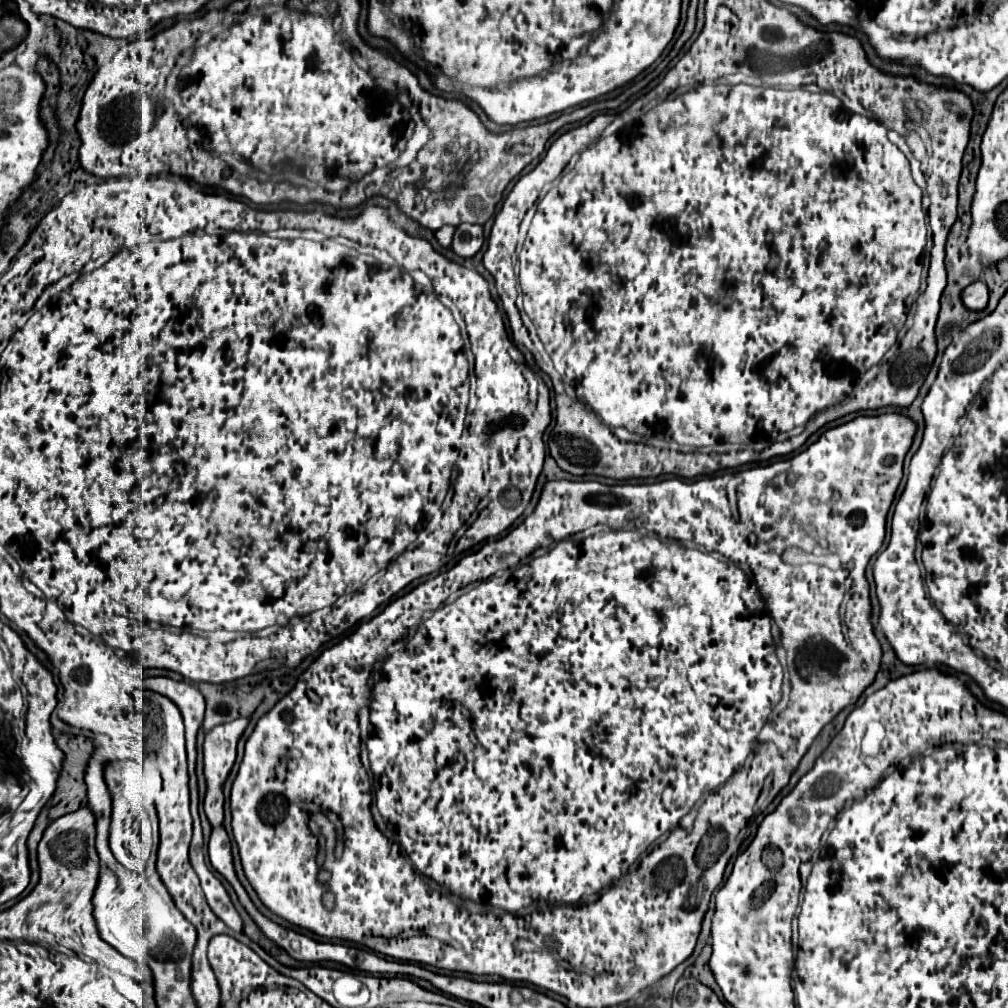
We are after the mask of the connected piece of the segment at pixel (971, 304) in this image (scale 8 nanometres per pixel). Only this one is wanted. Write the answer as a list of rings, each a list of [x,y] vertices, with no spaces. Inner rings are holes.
[[[981,280],[969,284],[963,292],[963,304],[969,310],[983,310],[987,306],[987,300],[989,300],[989,290],[987,284]]]

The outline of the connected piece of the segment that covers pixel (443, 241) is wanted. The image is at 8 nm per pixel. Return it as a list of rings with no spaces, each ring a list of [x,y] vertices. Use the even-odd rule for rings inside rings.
[[[443,226],[443,228],[439,228],[437,232],[435,232],[435,238],[437,238],[437,242],[441,244],[441,246],[451,246],[451,240],[453,240],[453,232],[455,232],[455,228],[453,226]]]

